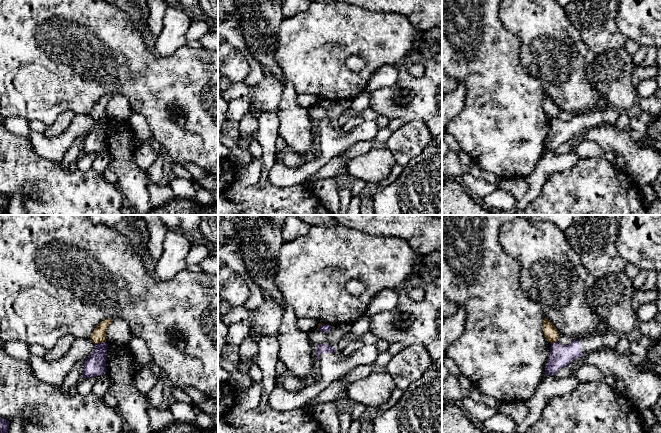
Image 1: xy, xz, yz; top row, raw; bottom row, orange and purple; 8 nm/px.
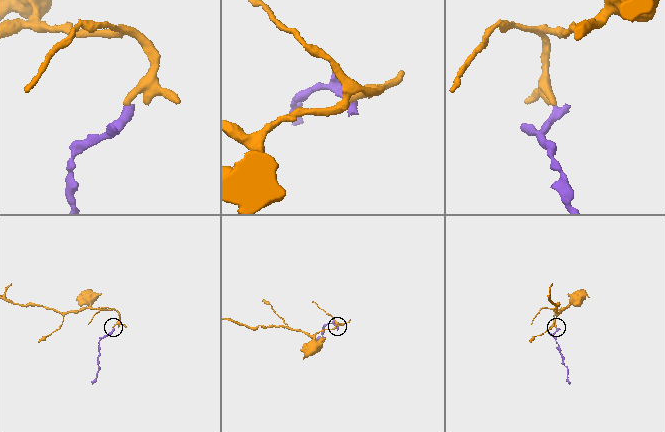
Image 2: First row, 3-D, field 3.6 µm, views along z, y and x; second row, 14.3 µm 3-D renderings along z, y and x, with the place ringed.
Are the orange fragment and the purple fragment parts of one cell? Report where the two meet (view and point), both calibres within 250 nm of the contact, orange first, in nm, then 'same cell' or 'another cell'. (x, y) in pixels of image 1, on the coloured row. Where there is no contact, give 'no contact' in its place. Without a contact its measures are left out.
xy (100, 342) | 110/170 nm | another cell

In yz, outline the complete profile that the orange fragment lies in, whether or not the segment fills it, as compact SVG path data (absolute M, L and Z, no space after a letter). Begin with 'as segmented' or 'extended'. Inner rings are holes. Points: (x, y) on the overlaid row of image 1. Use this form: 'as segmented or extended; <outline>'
as segmented; M546 318L543 320L543 333L545 338L550 342L554 343L558 341L559 333L555 329L554 325Z

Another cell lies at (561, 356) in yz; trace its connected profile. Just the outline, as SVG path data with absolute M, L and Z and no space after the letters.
M602 332L574 339L570 345L561 345L558 341L551 343L550 356L545 367L545 376L556 375L558 371L590 352L603 348L615 349L620 335L615 332Z

